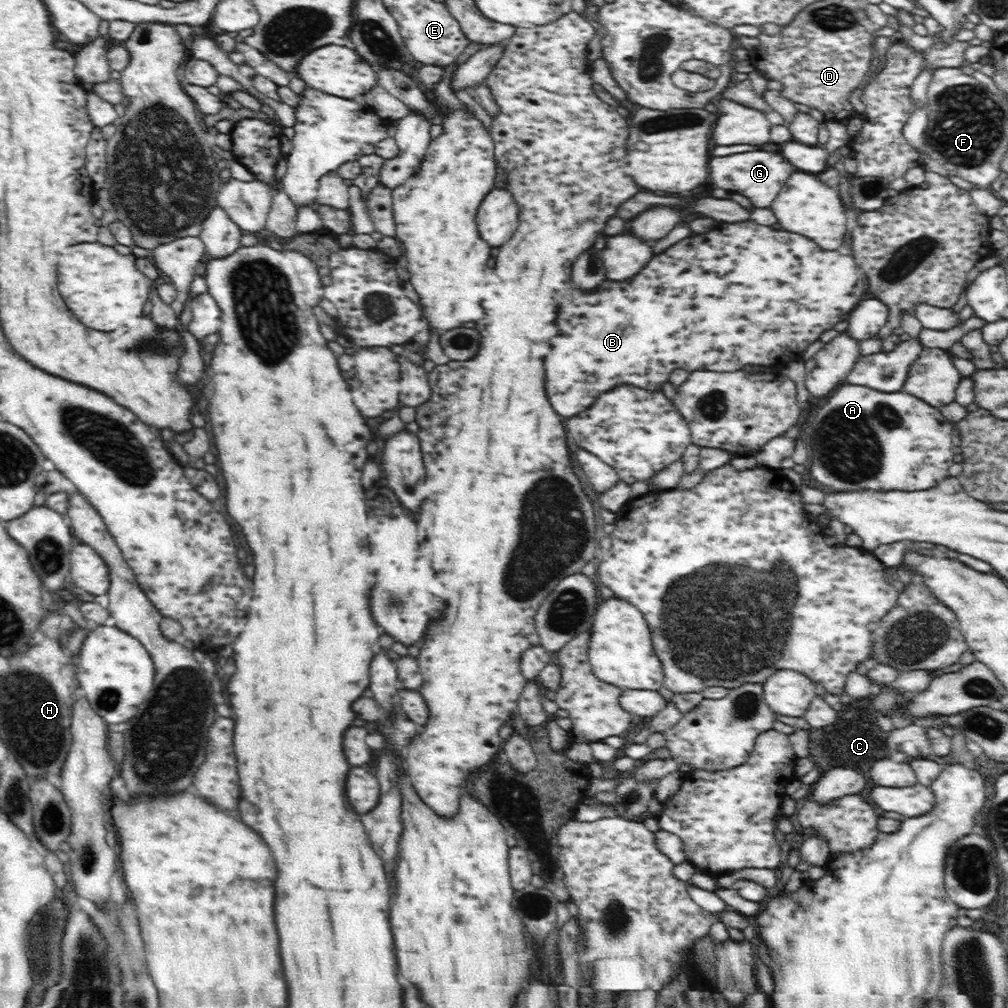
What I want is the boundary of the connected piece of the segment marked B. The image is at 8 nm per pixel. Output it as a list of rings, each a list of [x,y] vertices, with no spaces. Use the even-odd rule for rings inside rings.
[[[748,220],[748,222],[736,222],[736,224],[728,224],[728,222],[722,222],[718,228],[712,228],[712,230],[704,232],[704,234],[696,234],[696,236],[692,236],[692,238],[686,238],[686,240],[682,240],[682,242],[678,242],[678,244],[670,246],[668,250],[664,250],[662,254],[655,254],[654,258],[647,262],[646,276],[634,276],[630,278],[630,280],[632,280],[632,282],[620,282],[620,286],[612,286],[612,282],[604,282],[604,284],[600,284],[600,290],[596,290],[596,294],[588,294],[586,298],[584,298],[584,294],[576,294],[576,286],[572,286],[572,284],[570,284],[570,300],[558,300],[558,296],[554,296],[554,298],[556,298],[556,302],[558,302],[558,304],[556,304],[556,308],[552,308],[552,312],[554,314],[552,324],[556,326],[556,332],[554,332],[554,334],[556,334],[556,338],[552,338],[552,350],[547,354],[546,357],[546,390],[548,390],[548,396],[550,396],[550,402],[552,402],[554,410],[556,410],[560,416],[572,418],[572,416],[580,414],[580,411],[584,411],[589,407],[592,407],[593,404],[596,403],[596,400],[602,394],[605,394],[606,391],[610,390],[610,388],[623,385],[624,383],[627,383],[628,386],[647,388],[648,391],[662,391],[664,384],[669,382],[668,376],[674,370],[684,370],[689,374],[698,370],[715,371],[716,373],[728,373],[729,371],[742,371],[742,368],[744,368],[746,365],[762,365],[765,369],[768,370],[786,366],[786,364],[799,358],[811,344],[820,339],[822,334],[834,329],[834,326],[836,326],[836,324],[838,324],[842,318],[848,316],[849,312],[858,304],[858,302],[862,300],[862,296],[864,296],[864,292],[866,292],[867,278],[866,273],[860,268],[860,265],[858,265],[856,259],[846,251],[822,249],[804,235],[789,233],[788,231],[782,229],[774,229],[773,227],[769,226],[760,226],[760,224],[752,222],[752,220]]]

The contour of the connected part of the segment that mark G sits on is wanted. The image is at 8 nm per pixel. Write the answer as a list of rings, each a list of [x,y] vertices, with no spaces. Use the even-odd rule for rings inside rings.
[[[763,149],[729,154],[720,158],[714,156],[710,160],[710,176],[712,176],[712,182],[718,188],[740,192],[740,194],[748,196],[754,206],[770,206],[772,200],[782,190],[784,182],[796,170],[796,166],[789,160],[786,160],[781,154]]]

